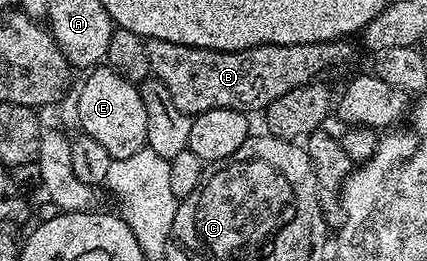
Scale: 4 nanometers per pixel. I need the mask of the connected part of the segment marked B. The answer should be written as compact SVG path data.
M348 39L326 40L325 42L305 42L304 44L258 44L236 52L222 52L212 48L194 48L168 40L147 40L147 53L151 76L165 82L165 90L173 94L173 103L177 110L194 118L205 110L237 110L248 114L254 108L266 110L270 104L277 102L281 94L297 90L301 86L318 81L319 75L334 64L345 64L355 56L355 48Z

